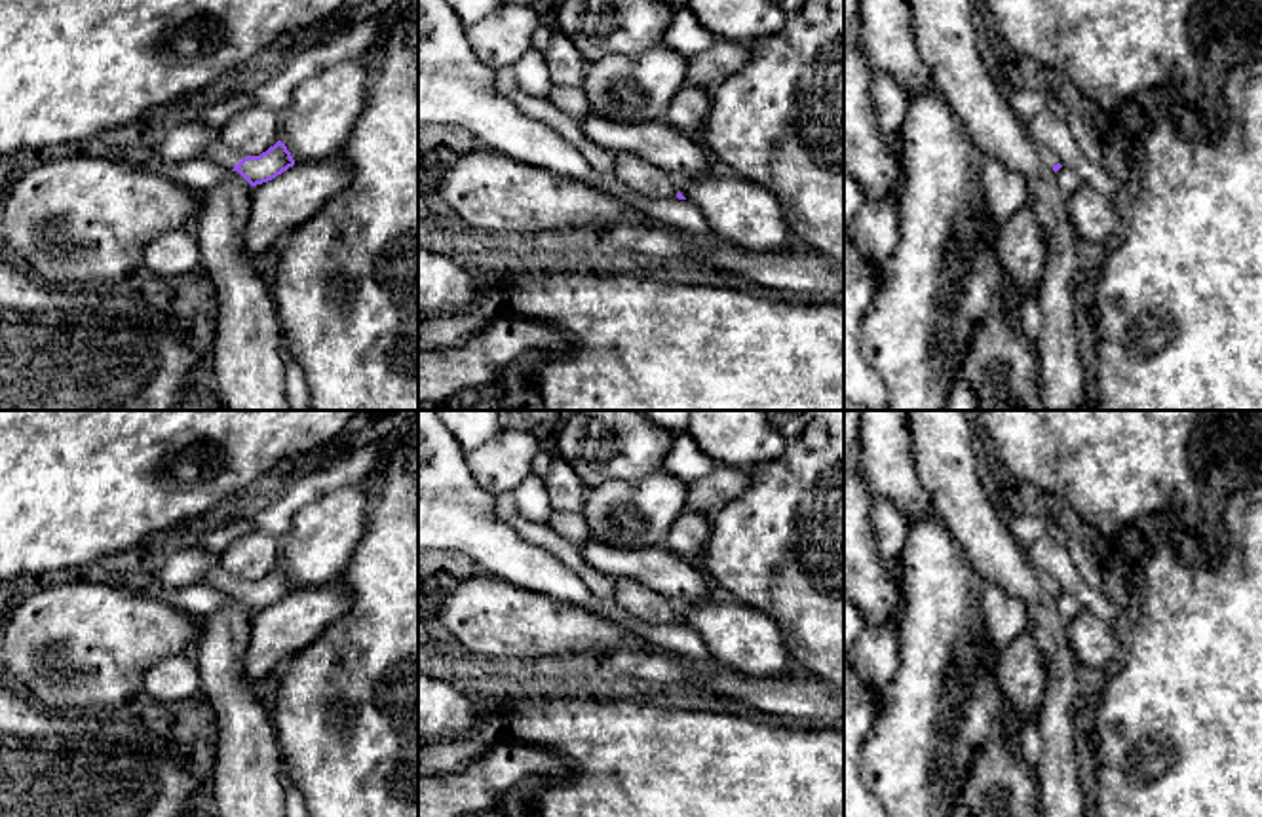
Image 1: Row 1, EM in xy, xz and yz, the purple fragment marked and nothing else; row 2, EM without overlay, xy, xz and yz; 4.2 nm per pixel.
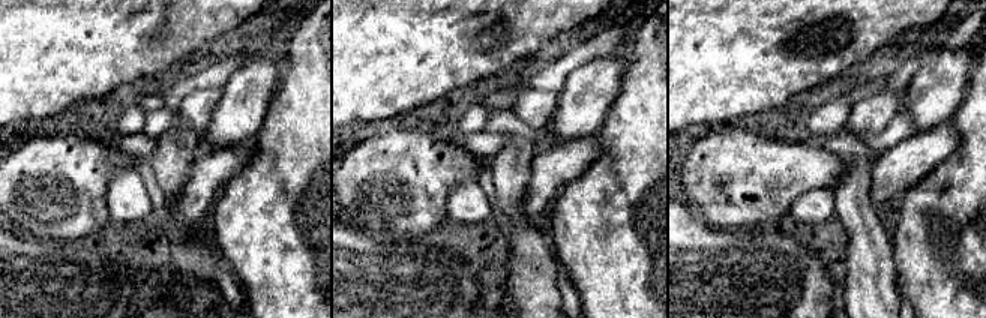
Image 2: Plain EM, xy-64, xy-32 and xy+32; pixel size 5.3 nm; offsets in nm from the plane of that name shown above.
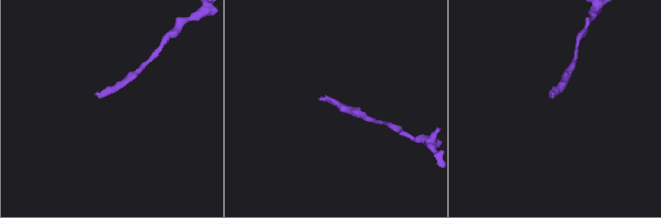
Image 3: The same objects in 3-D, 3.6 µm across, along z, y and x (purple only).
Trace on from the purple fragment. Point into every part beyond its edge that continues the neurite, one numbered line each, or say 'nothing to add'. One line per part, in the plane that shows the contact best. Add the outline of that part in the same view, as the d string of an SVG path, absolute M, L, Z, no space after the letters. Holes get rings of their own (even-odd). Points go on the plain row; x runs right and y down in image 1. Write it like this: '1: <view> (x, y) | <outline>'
1: xy (217, 576) | M217 562L205 572L203 583L213 585L232 597L247 581L228 574L220 562Z

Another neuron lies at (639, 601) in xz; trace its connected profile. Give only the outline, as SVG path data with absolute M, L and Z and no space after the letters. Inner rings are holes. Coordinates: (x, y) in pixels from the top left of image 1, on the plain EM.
M618 580L614 600L633 618L652 625L671 625L679 619L677 604L631 580Z

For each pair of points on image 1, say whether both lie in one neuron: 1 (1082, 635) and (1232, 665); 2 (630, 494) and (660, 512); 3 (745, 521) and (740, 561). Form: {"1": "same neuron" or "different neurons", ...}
{"1": "different neurons", "2": "same neuron", "3": "same neuron"}

